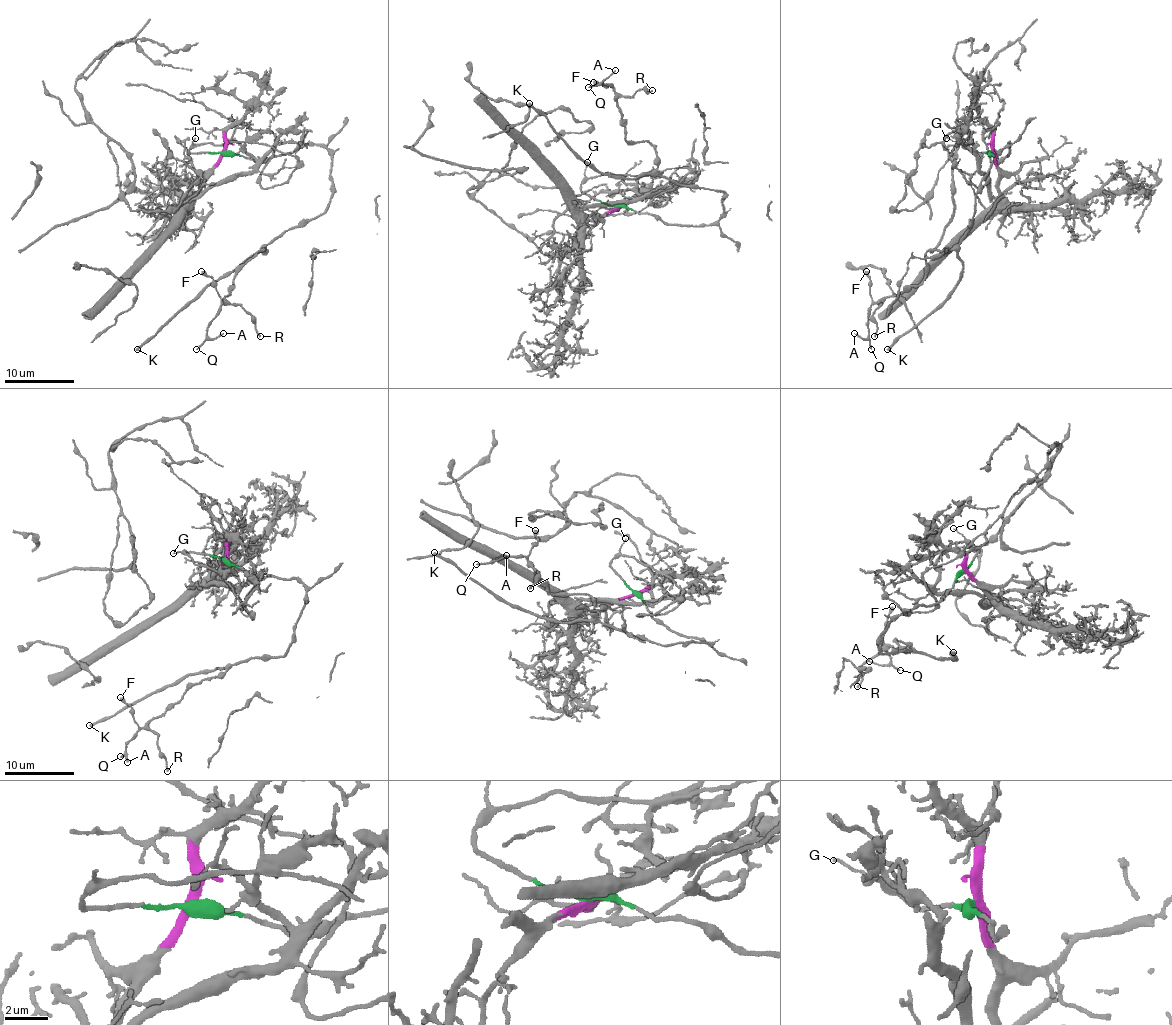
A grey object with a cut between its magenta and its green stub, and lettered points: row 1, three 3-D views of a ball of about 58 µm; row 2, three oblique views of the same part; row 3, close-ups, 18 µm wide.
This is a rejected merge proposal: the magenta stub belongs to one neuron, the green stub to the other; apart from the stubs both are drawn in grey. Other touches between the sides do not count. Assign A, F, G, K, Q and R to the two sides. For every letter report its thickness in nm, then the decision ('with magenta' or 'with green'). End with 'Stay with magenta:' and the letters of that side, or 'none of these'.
A: calibre 160 nm; with green
F: calibre 400 nm; with green
G: calibre 90 nm; with green
K: calibre 320 nm; with green
Q: calibre 170 nm; with green
R: calibre 160 nm; with green
Stay with magenta: none of these

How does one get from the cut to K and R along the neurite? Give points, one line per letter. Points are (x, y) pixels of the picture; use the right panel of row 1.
K: (991, 151), (1000, 162), (1010, 144), (980, 183), (970, 228), (958, 249), (963, 272), (958, 284), (886, 348)
R: (991, 151), (1000, 162), (1010, 144), (980, 183), (970, 228), (926, 252), (918, 286), (883, 299), (874, 336)

